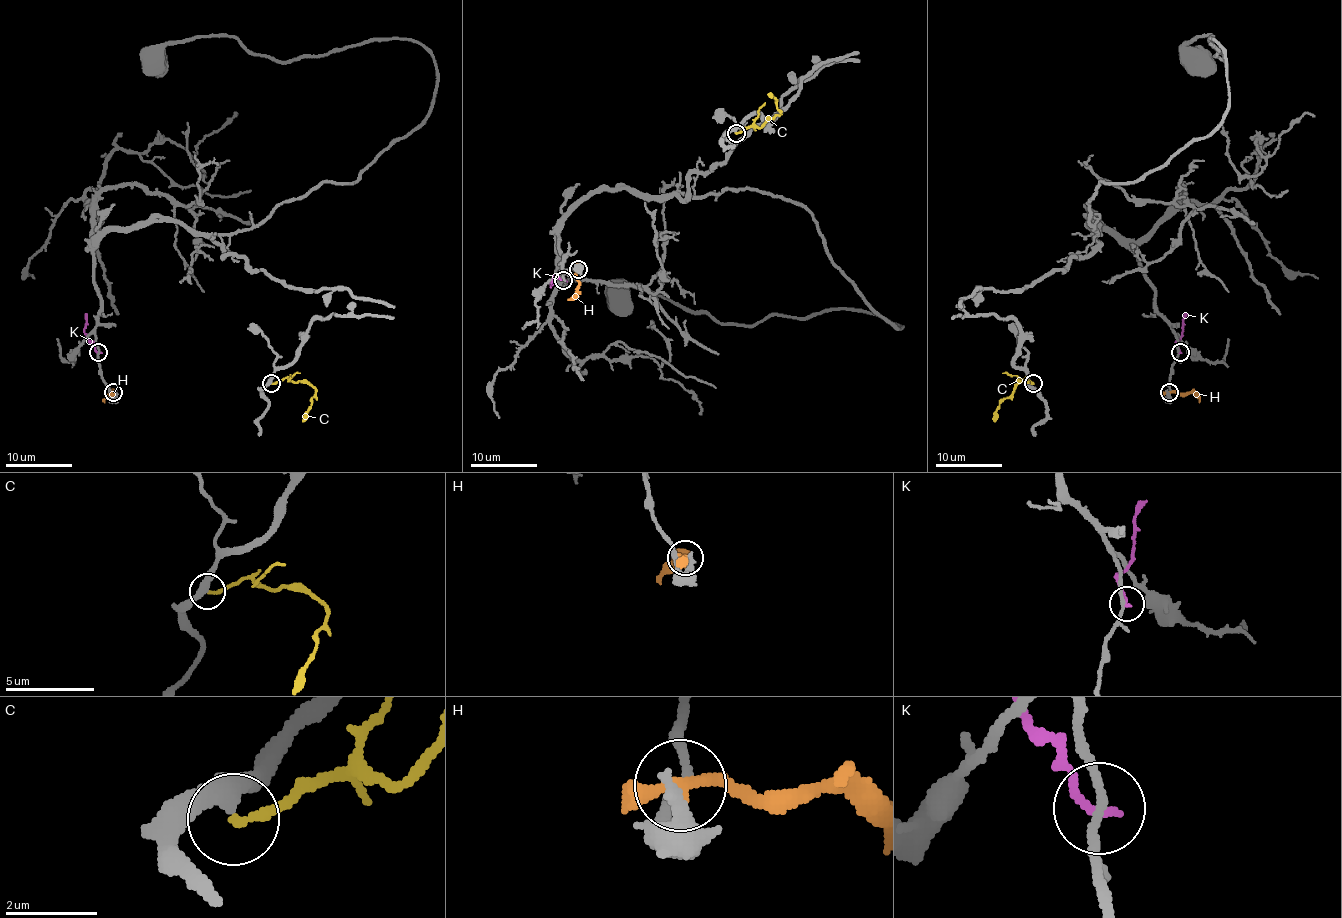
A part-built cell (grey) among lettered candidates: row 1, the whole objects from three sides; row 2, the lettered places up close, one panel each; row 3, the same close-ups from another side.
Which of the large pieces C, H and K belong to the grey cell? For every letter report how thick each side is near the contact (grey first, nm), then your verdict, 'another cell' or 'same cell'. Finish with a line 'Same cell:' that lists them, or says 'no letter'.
C: 360/200 nm | another cell
H: 360/280 nm | another cell
K: 180/200 nm | another cell
Same cell: no letter

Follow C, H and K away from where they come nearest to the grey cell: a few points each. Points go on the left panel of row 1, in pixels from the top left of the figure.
C: (271, 383), (288, 378), (306, 382), (314, 390), (303, 422)
H: (114, 392), (102, 402)
K: (99, 351), (85, 336), (85, 313)

